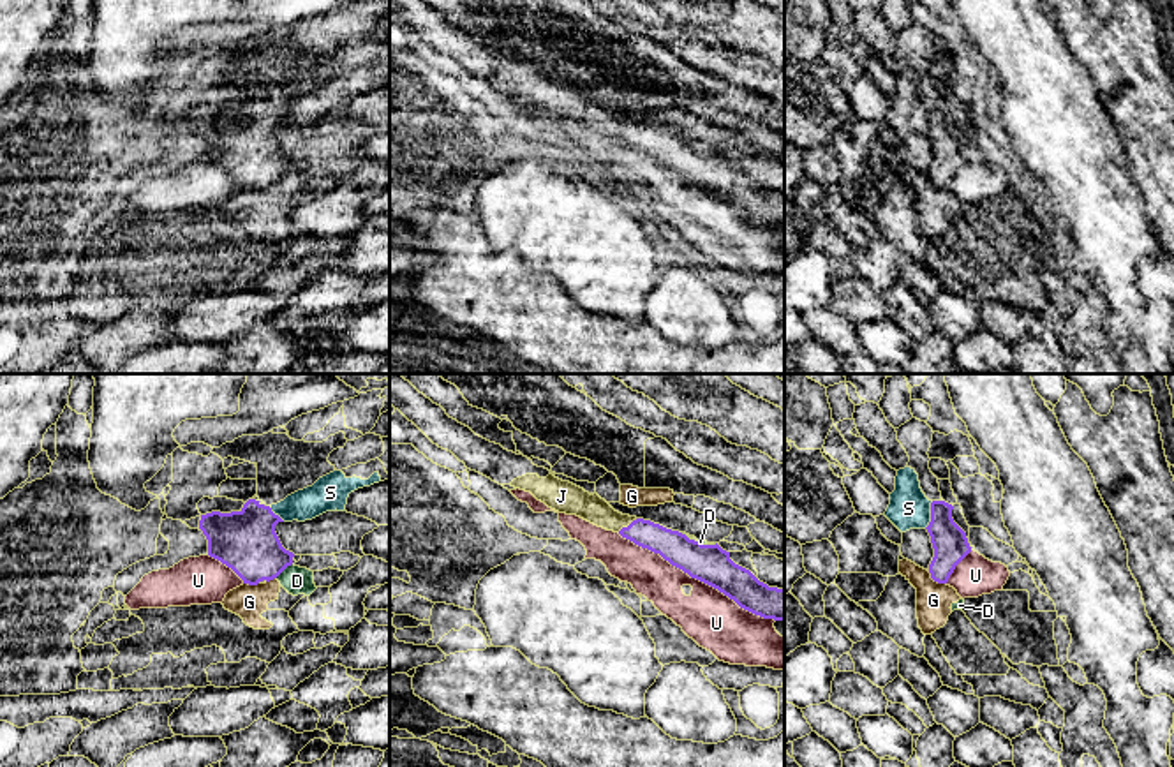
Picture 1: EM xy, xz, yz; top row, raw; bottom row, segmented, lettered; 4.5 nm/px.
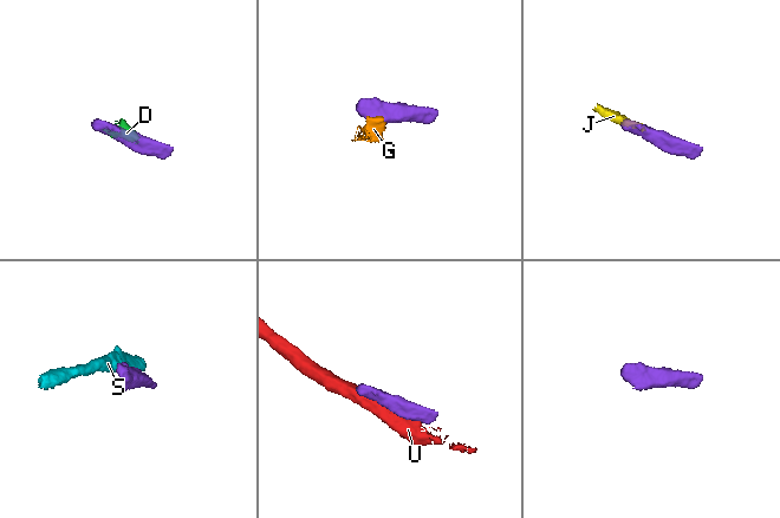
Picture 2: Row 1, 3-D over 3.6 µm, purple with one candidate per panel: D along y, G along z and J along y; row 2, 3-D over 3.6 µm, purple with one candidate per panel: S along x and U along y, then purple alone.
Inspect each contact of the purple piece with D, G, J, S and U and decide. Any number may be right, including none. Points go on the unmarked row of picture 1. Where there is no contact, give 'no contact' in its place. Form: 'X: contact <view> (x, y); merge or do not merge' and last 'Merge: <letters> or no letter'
D: contact xy (282, 175); do not merge
G: contact yz (936, 186); do not merge
J: contact xz (628, 131); merge
S: contact yz (931, 120); do not merge
U: contact xz (697, 184); do not merge
Merge: J

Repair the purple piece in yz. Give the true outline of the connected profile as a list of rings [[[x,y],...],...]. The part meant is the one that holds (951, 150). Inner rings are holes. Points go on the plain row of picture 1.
[[[933,106],[931,127],[925,132],[934,153],[929,178],[938,189],[947,189],[955,171],[971,157],[966,138],[952,123],[952,115],[945,106]]]

